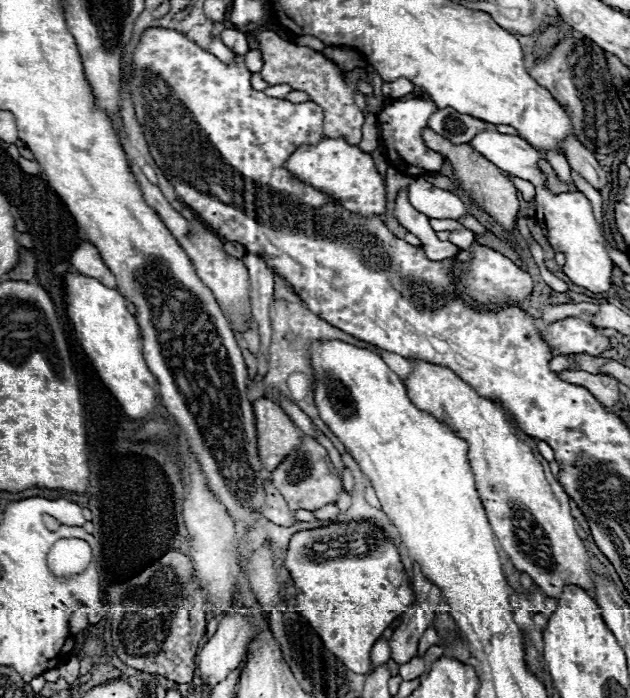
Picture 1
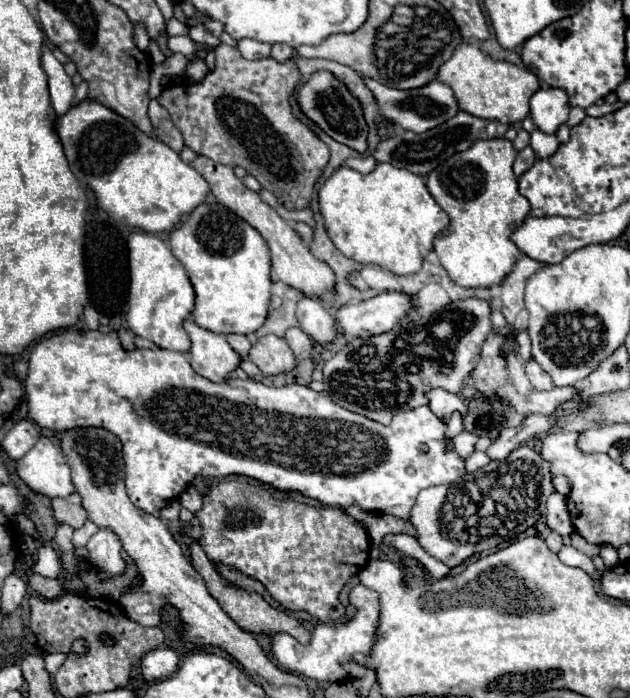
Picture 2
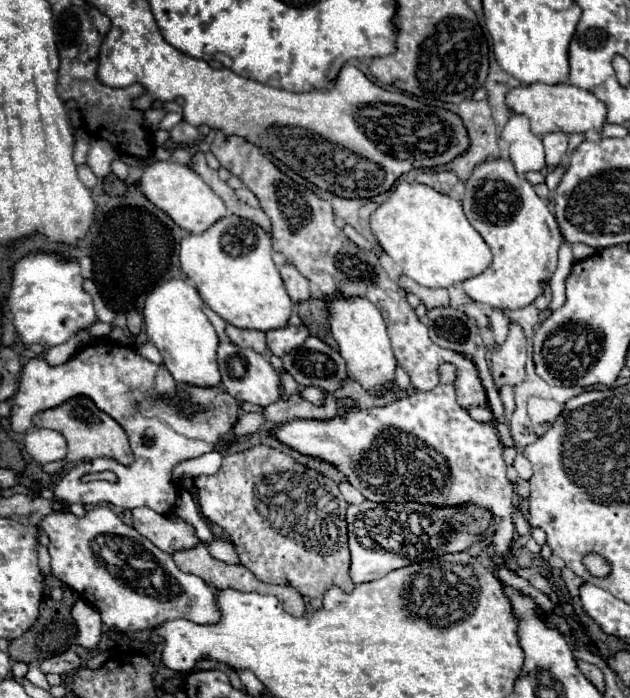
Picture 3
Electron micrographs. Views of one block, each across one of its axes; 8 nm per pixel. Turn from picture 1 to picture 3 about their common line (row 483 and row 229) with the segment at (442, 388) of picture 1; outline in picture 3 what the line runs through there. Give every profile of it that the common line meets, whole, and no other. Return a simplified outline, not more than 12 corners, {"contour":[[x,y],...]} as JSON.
{"contour":[[512,160],[474,168],[462,208],[494,254],[466,294],[518,310],[562,242]]}

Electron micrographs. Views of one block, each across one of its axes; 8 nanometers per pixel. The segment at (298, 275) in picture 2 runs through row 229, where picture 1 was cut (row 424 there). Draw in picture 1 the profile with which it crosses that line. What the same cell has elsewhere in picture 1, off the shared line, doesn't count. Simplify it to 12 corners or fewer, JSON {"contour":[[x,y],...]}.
{"contour":[[252,402],[258,456],[272,472],[302,432],[276,402]]}

